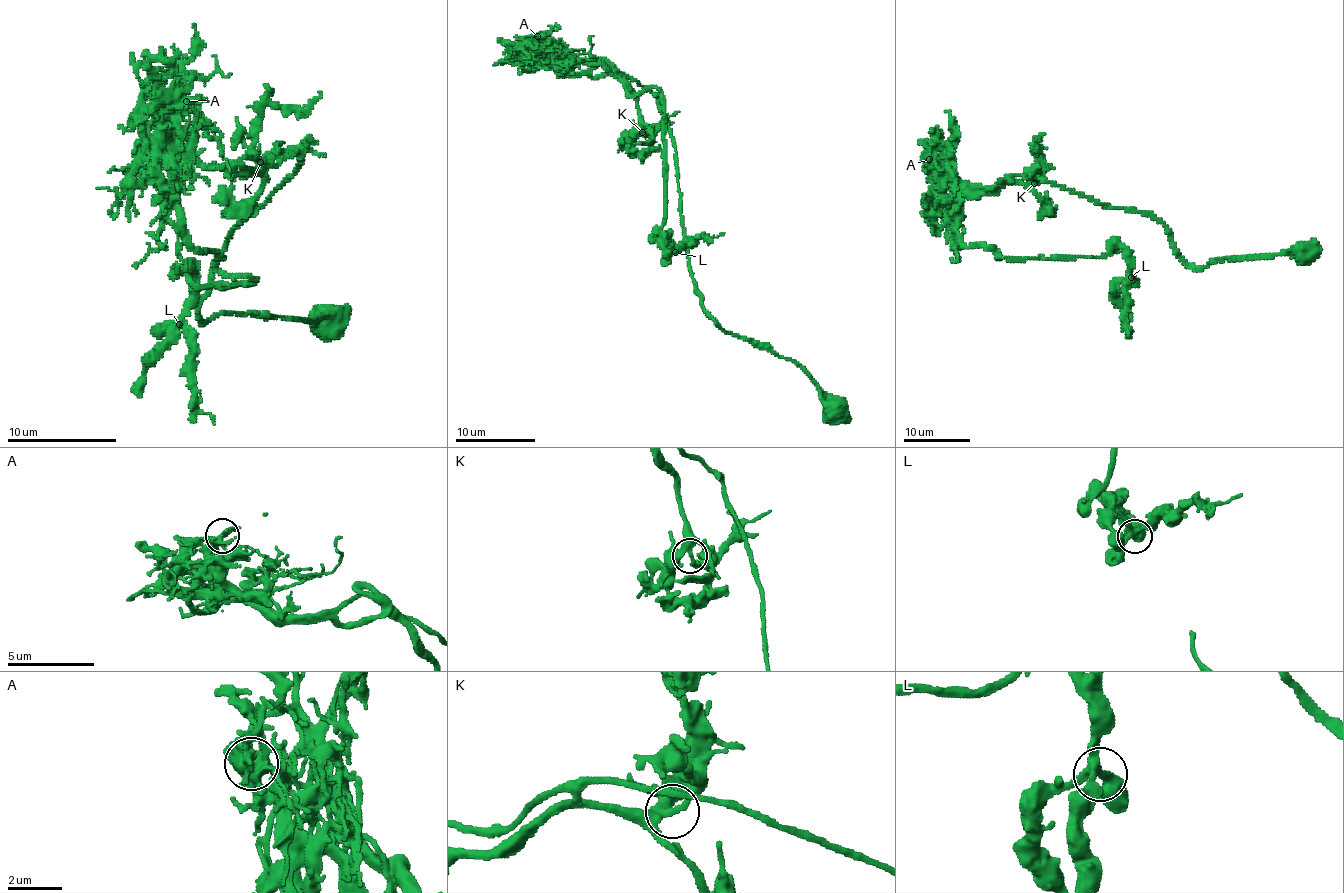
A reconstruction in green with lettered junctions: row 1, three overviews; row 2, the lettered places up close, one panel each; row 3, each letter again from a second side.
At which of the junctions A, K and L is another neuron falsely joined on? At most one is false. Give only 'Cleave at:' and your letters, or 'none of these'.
Cleave at: A

